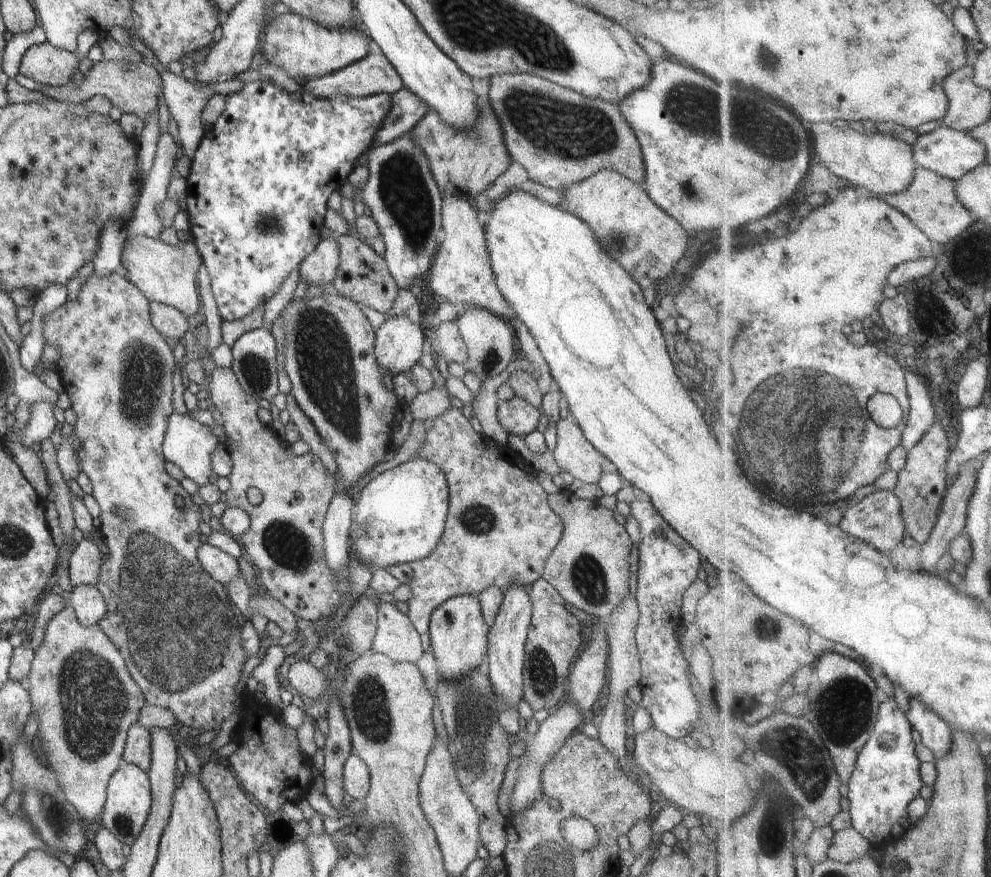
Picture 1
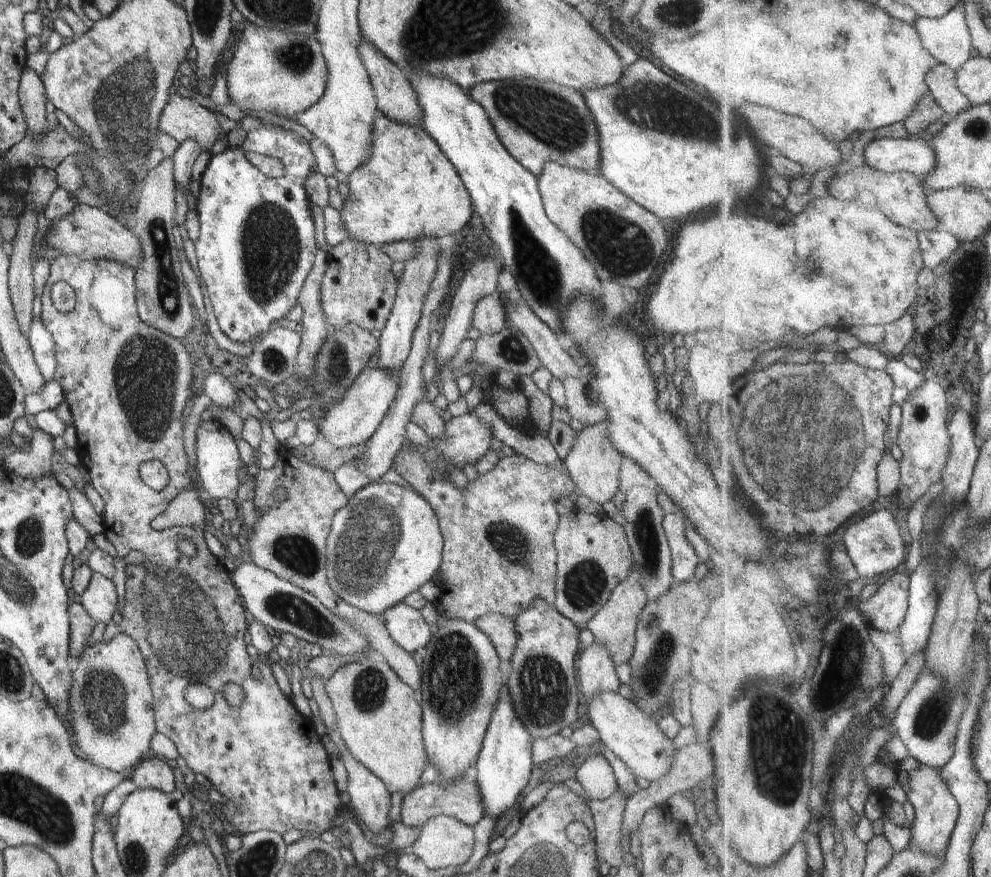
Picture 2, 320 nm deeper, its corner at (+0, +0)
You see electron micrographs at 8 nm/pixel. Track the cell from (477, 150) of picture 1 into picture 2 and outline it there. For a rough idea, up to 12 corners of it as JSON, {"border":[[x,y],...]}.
{"border":[[378,112],[340,211],[381,247],[460,232],[474,211],[420,126]]}

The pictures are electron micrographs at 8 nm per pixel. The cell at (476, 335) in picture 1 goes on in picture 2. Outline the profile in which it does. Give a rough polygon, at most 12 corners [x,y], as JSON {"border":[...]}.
{"border":[[501,295],[483,296],[472,327],[482,335],[508,326]]}

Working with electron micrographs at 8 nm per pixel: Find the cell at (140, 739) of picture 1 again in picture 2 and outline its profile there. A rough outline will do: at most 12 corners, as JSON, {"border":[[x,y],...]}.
{"border":[[158,757],[142,759],[131,779],[137,789],[169,795],[173,770]]}

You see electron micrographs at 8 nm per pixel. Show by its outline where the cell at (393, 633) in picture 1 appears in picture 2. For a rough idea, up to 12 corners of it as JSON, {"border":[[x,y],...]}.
{"border":[[404,602],[382,617],[396,644],[410,654],[434,633]]}

